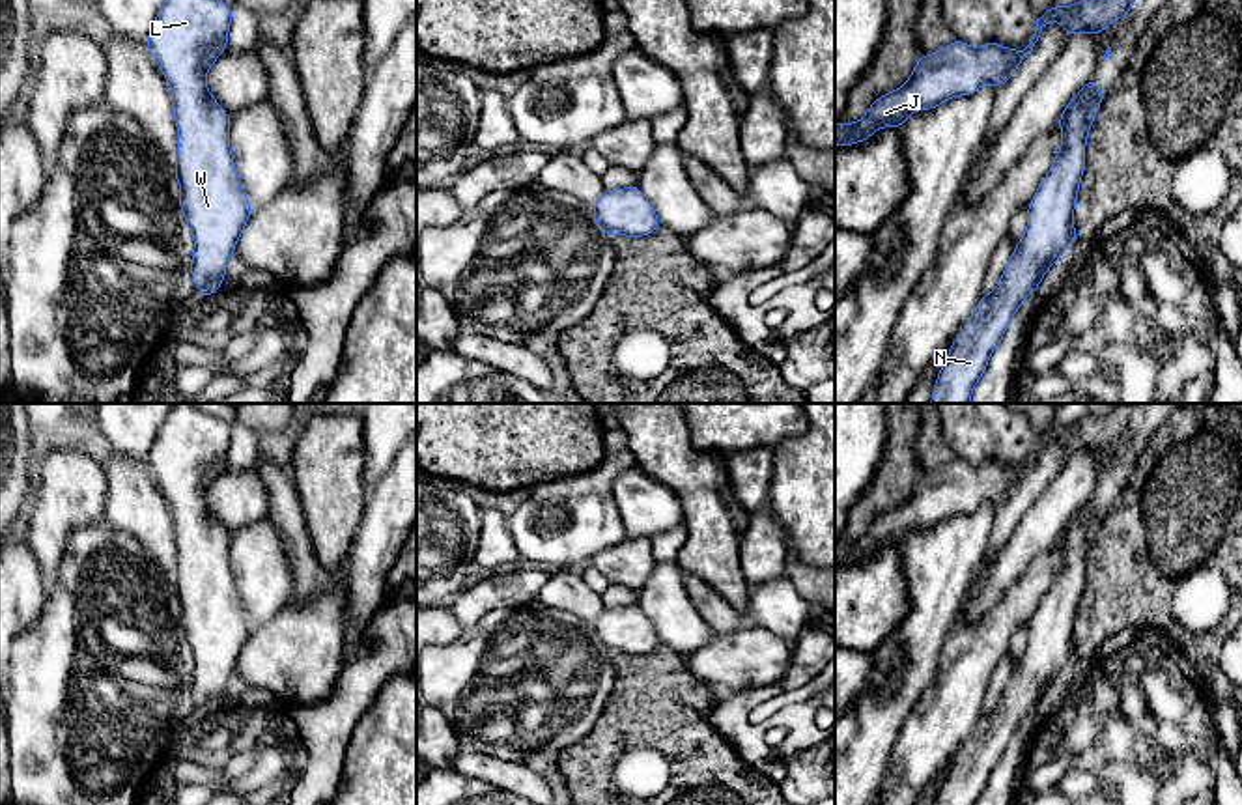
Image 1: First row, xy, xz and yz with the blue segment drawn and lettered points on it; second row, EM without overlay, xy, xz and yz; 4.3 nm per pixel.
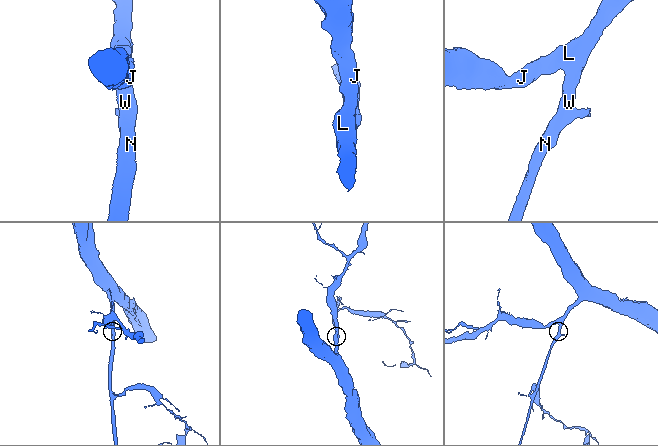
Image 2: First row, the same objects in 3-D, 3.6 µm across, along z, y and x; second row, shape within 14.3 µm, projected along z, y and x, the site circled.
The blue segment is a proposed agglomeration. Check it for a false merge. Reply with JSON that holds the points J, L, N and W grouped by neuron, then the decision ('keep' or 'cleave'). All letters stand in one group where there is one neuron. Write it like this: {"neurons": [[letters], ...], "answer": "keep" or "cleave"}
{"neurons": [["J", "L", "N", "W"]], "answer": "keep"}

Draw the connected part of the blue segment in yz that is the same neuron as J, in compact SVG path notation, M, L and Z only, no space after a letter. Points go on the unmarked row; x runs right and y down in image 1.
M1113 403L1106 417L1093 417L1087 411L1070 426L1055 422L1038 433L1035 454L1023 469L999 461L969 465L954 458L938 471L923 473L904 504L878 515L857 542L835 544L835 564L854 564L870 557L878 547L902 545L911 530L932 529L951 515L973 514L984 502L994 506L1005 502L1033 469L1050 439L1057 439L1068 450L1068 458L1081 450L1098 454L1111 441L1132 431L1141 405Z

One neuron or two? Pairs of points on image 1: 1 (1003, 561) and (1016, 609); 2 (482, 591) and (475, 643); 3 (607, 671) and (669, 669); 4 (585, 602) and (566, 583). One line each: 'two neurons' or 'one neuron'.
1: two neurons
2: two neurons
3: two neurons
4: one neuron

